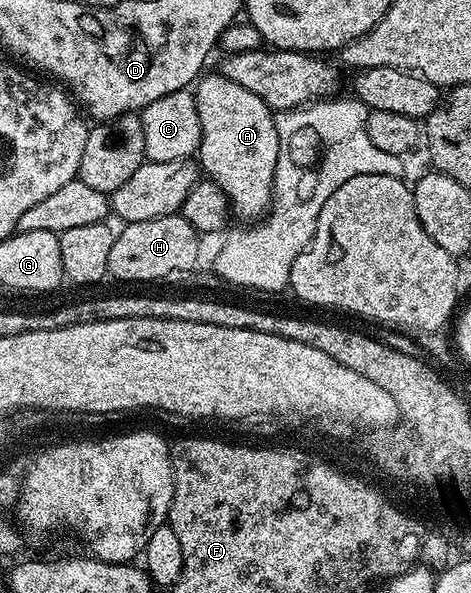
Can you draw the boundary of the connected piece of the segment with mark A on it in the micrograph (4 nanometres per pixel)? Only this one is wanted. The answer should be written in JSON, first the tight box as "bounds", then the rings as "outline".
{"bounds":[195,72,279,220],"outline":[[[220,72],[208,74],[195,83],[201,125],[201,147],[196,157],[200,169],[223,188],[234,215],[255,220],[262,217],[272,203],[275,162],[279,156],[275,114],[255,92],[247,92],[243,84],[235,84],[235,80]]]}

